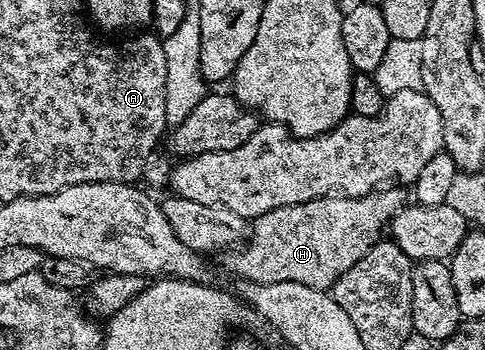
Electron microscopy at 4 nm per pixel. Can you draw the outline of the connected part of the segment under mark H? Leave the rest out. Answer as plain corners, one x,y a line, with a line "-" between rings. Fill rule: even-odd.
379,188
358,198
313,198
295,206
281,206
272,212
264,212
253,219
245,241
225,255
226,266
238,280
268,284
295,282
329,291
336,279
344,276
344,272
348,272
348,268
383,237
391,218
407,201
407,191
405,194
402,190
405,189

